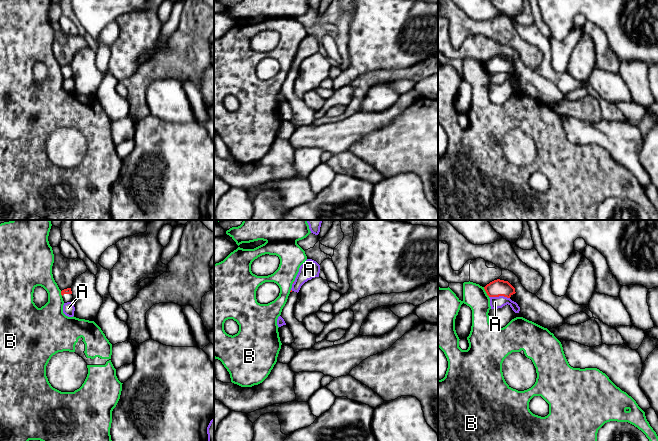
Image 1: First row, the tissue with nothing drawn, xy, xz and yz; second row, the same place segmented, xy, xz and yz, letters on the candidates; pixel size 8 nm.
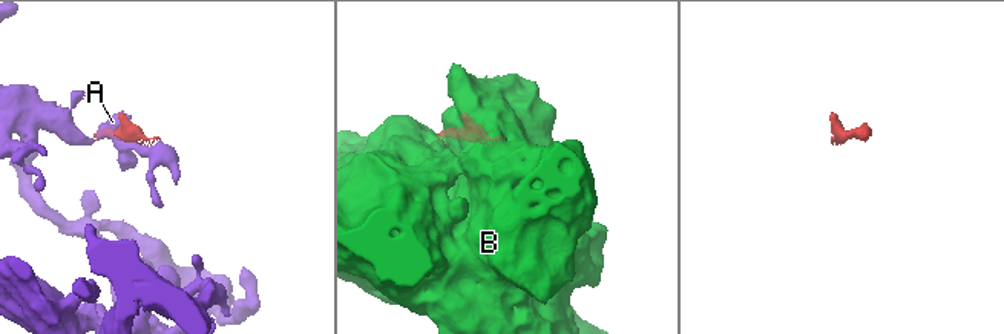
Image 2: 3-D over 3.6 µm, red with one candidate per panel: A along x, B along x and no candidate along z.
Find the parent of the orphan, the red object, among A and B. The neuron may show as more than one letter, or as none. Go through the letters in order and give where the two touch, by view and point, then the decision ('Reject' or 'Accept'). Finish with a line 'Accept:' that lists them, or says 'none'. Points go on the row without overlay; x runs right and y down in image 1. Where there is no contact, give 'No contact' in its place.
A: Touches red at yz (499, 71). Reject
B: Touches red at yz (486, 68). Reject
Accept: none

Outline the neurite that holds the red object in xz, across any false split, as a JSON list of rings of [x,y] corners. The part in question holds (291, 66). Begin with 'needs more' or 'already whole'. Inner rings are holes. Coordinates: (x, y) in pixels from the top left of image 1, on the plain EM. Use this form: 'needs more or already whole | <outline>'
needs more | [[[290,67],[287,78],[282,85],[281,93],[289,103],[295,117],[290,121],[295,129],[303,125],[311,125],[316,119],[315,110],[310,109],[302,98],[299,98],[294,92],[294,82],[298,75],[298,69]]]

